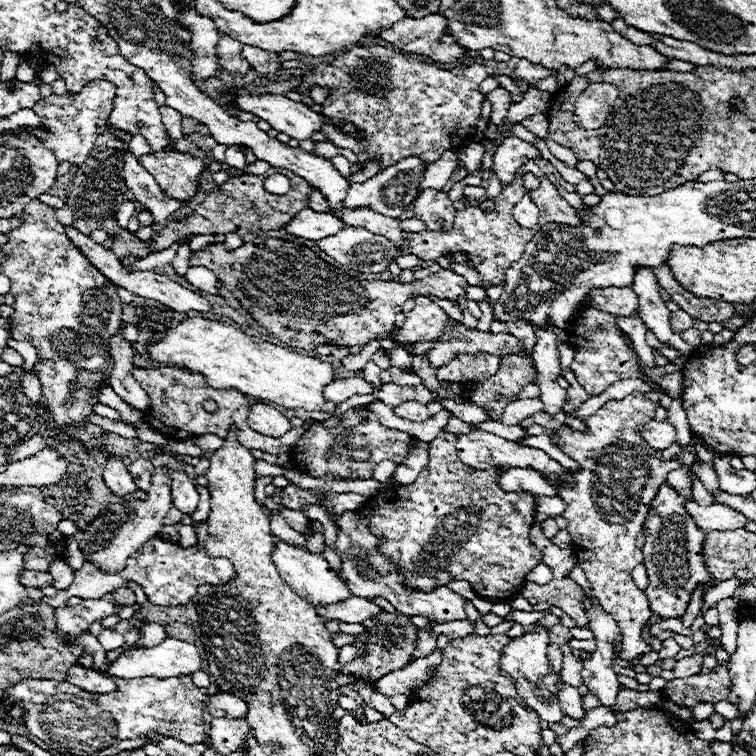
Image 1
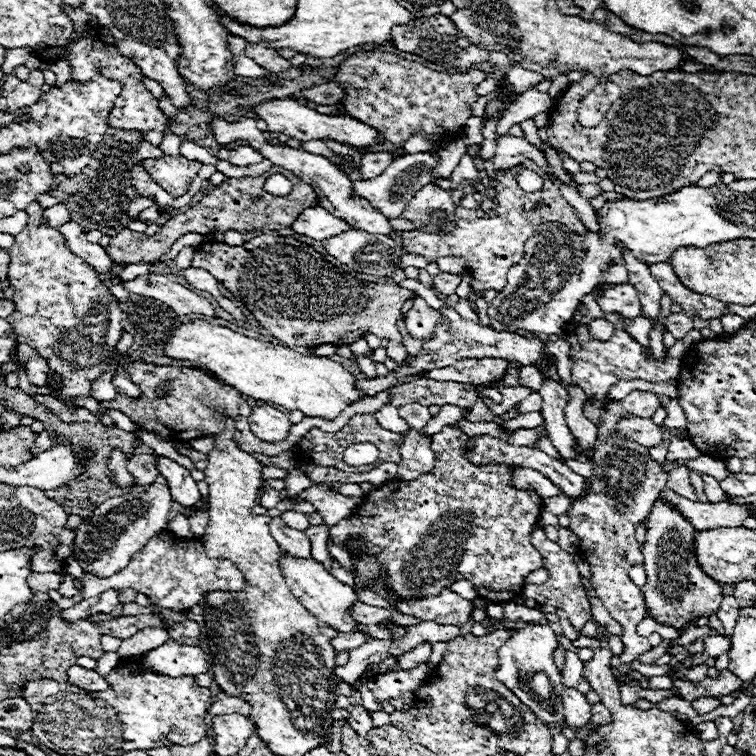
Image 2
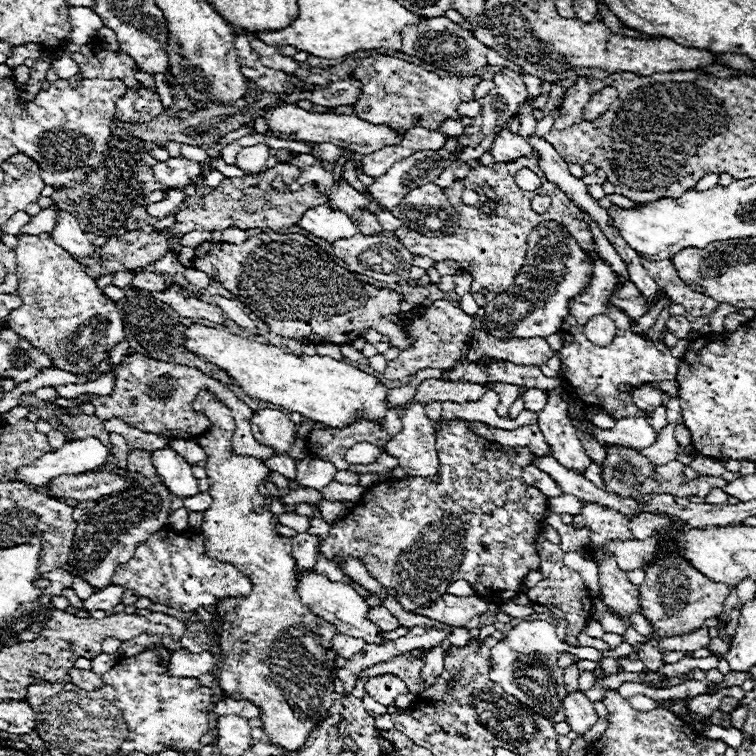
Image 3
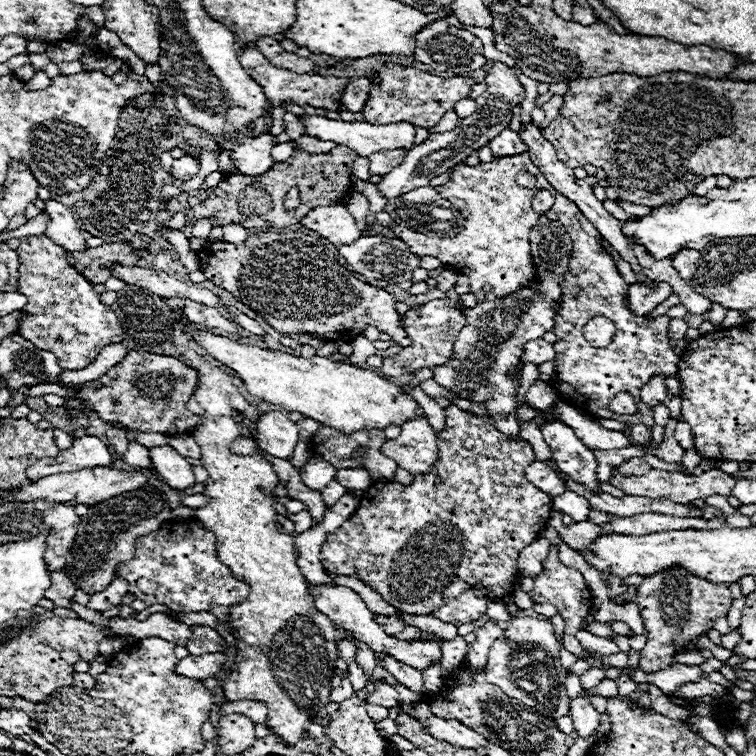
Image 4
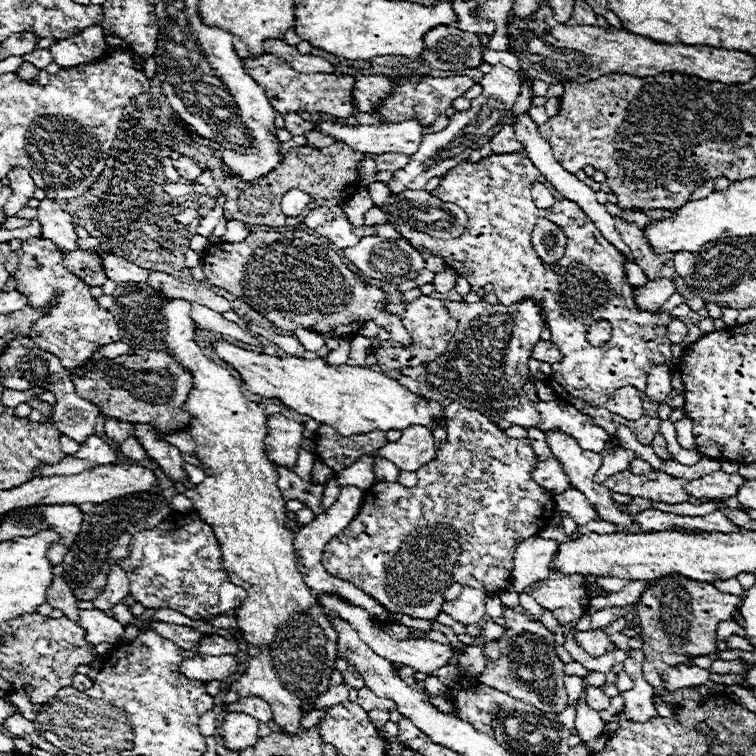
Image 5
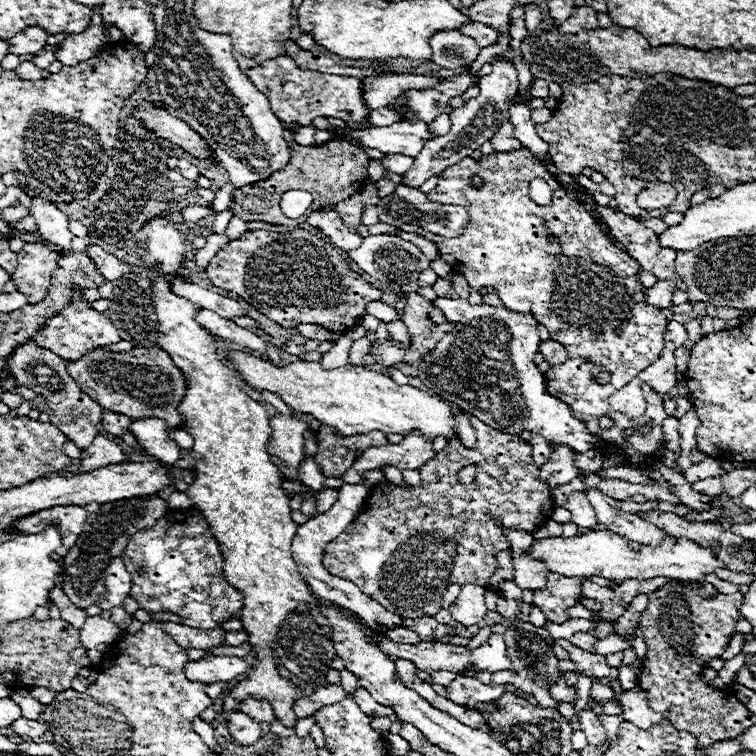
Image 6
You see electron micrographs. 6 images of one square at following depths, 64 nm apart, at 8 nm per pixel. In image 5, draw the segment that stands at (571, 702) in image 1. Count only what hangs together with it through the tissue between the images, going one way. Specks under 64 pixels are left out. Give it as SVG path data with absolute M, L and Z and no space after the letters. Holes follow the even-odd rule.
M580 702L576 704L576 732L584 742L596 740L604 732L604 722L598 716L596 710L592 710L588 704Z

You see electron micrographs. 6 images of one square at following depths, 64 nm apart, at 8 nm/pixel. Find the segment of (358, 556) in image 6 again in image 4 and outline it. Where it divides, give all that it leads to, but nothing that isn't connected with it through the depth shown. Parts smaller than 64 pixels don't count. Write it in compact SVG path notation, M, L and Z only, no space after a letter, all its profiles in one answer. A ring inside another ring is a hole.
M448 406L446 408L446 428L438 436L436 470L432 470L432 474L414 476L412 486L402 486L398 482L380 482L380 480L376 480L368 490L364 490L356 514L352 514L352 518L348 522L344 522L344 526L340 526L340 530L328 534L328 538L324 542L324 550L320 552L322 566L330 574L342 574L342 576L358 578L368 588L378 592L384 602L388 602L396 610L402 610L402 612L414 614L414 616L430 616L430 612L442 604L444 590L452 582L458 582L458 580L466 582L470 588L482 590L484 596L488 596L488 598L510 596L514 592L514 586L516 586L516 580L518 580L518 562L516 562L518 552L544 532L544 528L548 526L550 512L552 512L552 498L548 494L544 494L542 490L538 490L536 486L532 486L524 478L524 468L526 468L526 464L532 464L532 462L536 462L536 458L534 458L534 450L532 450L532 446L528 442L524 442L524 440L508 440L502 432L498 432L490 424L490 420L486 416L474 416L470 412L460 410L458 406Z

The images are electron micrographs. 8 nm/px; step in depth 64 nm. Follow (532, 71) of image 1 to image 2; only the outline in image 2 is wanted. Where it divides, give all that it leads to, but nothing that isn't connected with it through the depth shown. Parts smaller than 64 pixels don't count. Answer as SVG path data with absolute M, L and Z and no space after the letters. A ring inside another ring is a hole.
M514 64L514 66L506 72L504 82L512 84L516 94L524 94L524 92L526 92L528 88L532 88L532 84L536 82L536 74L534 74L534 72L524 70L520 64Z

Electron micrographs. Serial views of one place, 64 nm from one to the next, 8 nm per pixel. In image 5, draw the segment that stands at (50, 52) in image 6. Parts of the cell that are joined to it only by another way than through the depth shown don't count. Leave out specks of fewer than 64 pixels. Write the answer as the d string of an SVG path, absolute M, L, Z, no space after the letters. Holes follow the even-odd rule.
M46 48L46 50L36 50L36 52L32 52L32 54L26 54L24 60L26 60L26 62L32 62L38 70L44 70L44 68L52 62L52 54L50 54L48 48Z

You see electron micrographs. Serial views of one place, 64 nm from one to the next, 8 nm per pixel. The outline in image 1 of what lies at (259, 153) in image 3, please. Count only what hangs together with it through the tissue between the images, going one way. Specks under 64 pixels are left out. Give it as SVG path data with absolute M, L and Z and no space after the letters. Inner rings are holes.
M232 145L228 146L225 151L225 160L226 164L230 164L232 168L238 168L242 170L246 166L246 152L248 148L241 145Z

